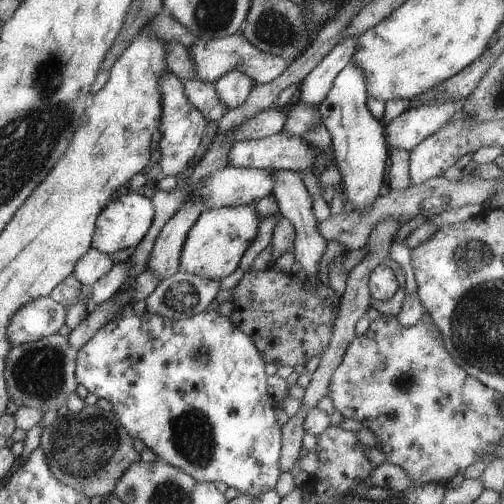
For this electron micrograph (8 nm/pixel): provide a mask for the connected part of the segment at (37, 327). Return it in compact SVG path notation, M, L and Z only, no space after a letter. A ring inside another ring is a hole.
M50 296L28 302L10 318L6 328L10 344L16 347L58 333L66 324L67 309Z

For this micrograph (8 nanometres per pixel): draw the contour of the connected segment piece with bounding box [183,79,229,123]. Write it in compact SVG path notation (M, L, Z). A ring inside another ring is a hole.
M184 80L184 91L188 102L206 118L209 123L217 122L229 110L229 107L220 102L214 83L202 80Z

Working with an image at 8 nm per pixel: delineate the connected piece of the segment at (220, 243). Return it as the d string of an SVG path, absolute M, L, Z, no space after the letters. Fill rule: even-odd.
M250 204L207 208L190 228L180 256L180 269L200 278L220 280L233 274L240 266L244 252L254 242L262 218Z

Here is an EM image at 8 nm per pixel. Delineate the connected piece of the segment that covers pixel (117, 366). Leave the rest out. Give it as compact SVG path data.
M146 309L142 316L123 315L102 326L86 344L78 350L75 366L75 378L78 385L84 386L90 394L100 399L106 399L113 406L113 412L121 426L132 438L139 438L157 456L157 461L166 462L170 466L176 466L184 470L186 474L194 476L196 480L203 482L222 482L237 492L244 492L254 498L273 490L276 482L282 474L280 458L282 450L282 432L276 419L276 402L268 395L265 362L256 349L252 338L240 330L230 318L221 316L218 310L207 309L191 318L181 320L169 320L158 314L152 314Z

